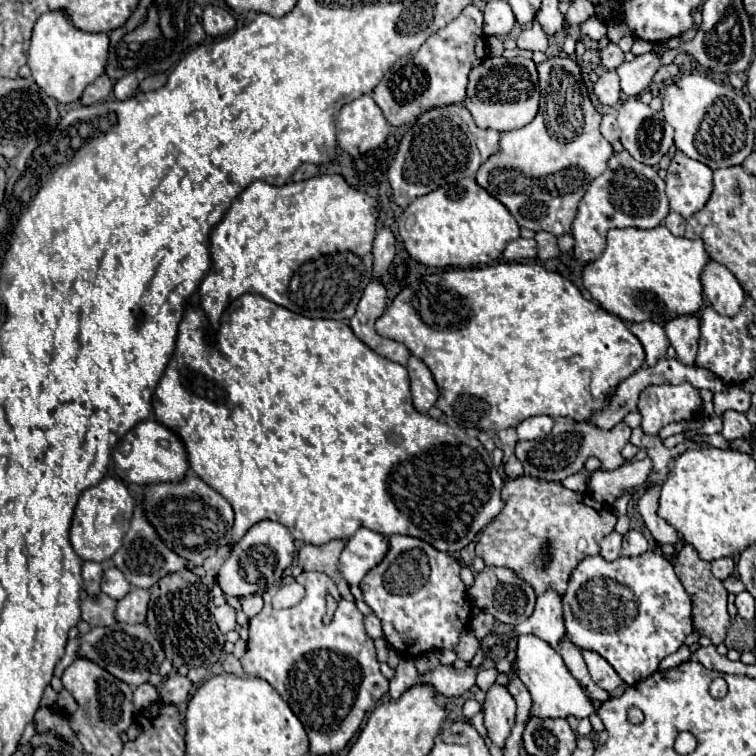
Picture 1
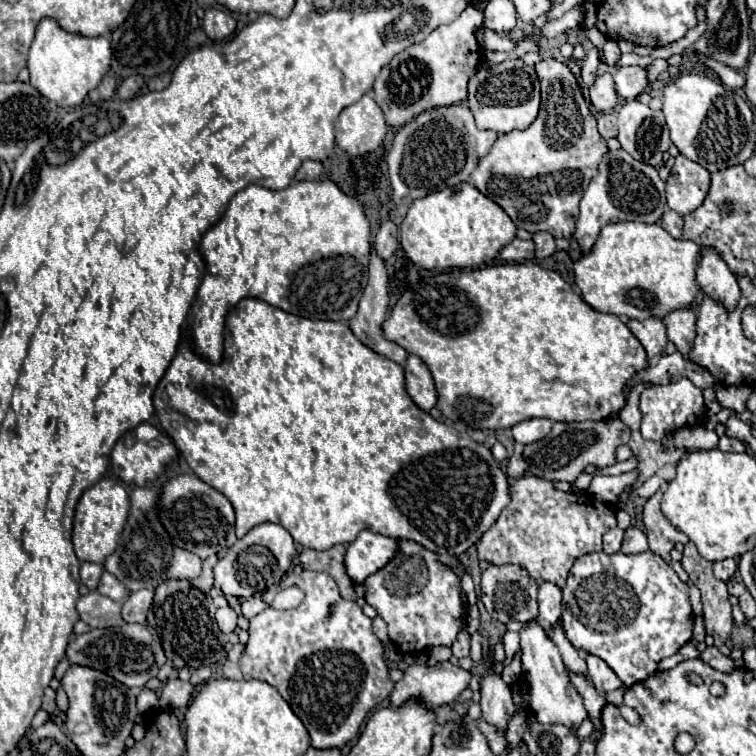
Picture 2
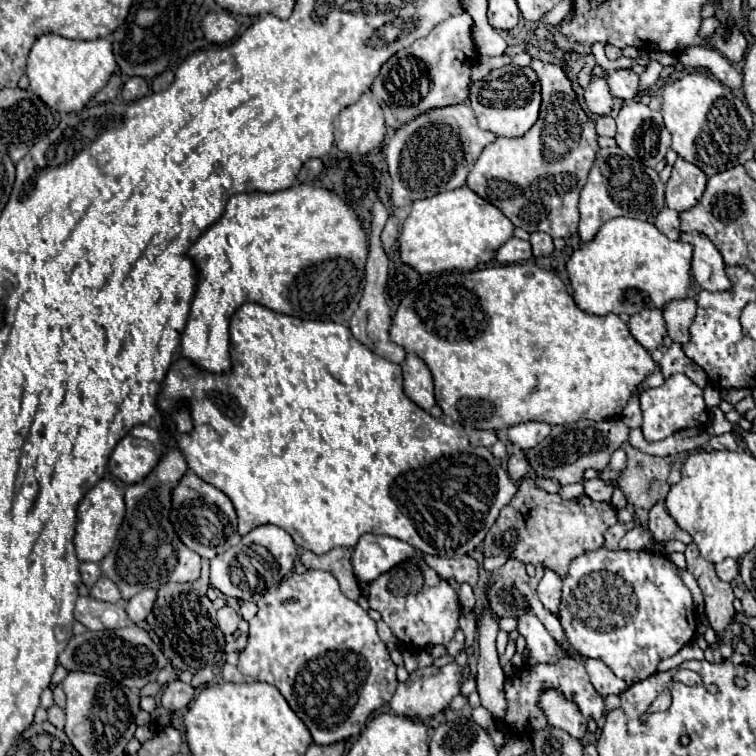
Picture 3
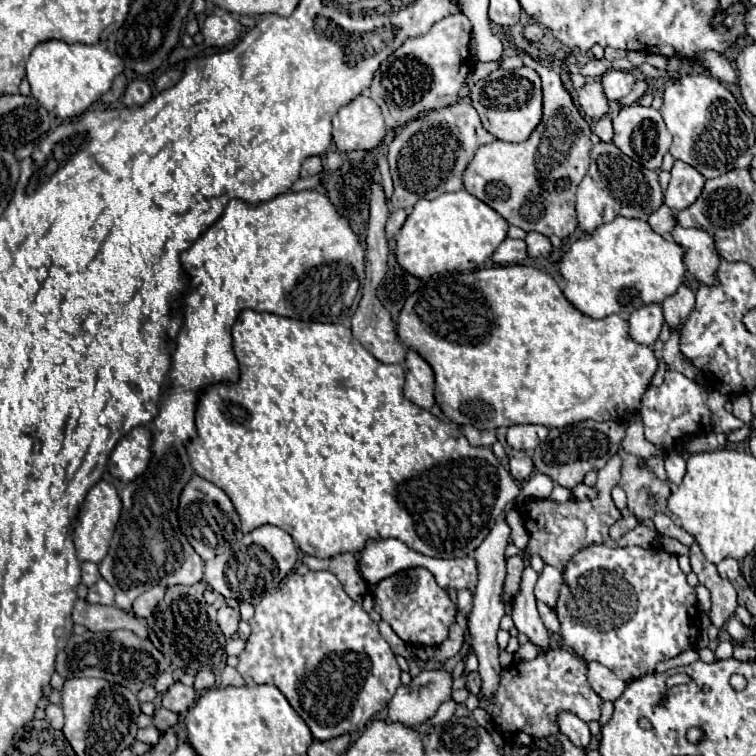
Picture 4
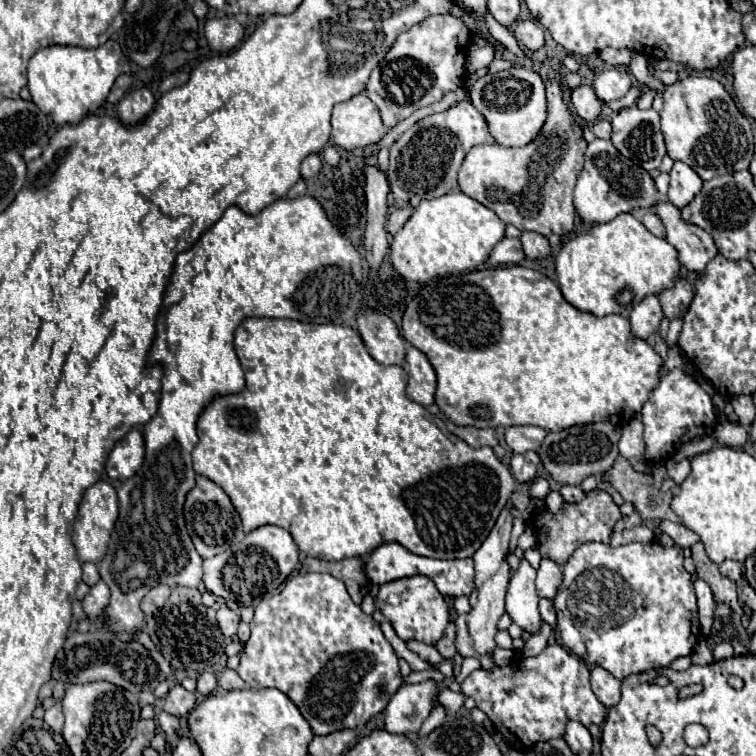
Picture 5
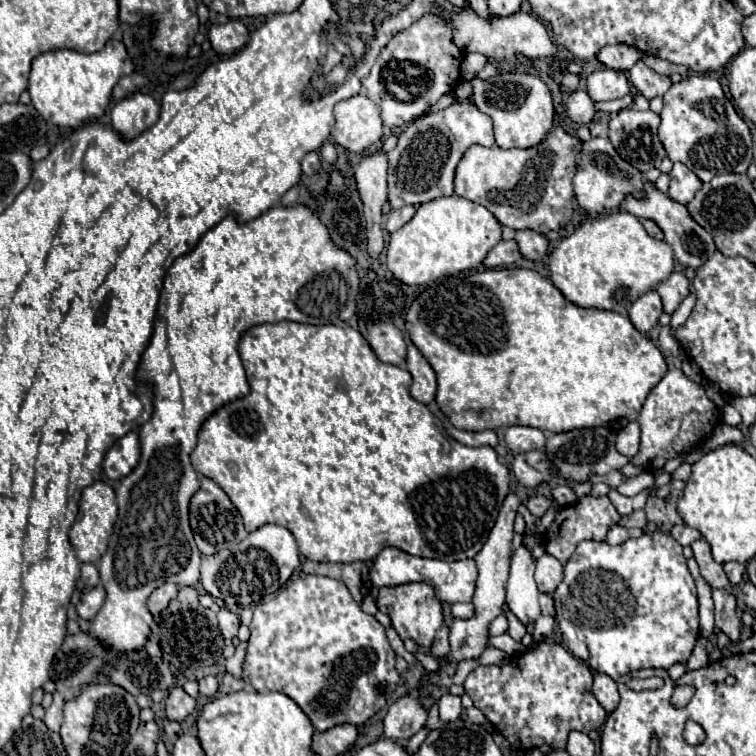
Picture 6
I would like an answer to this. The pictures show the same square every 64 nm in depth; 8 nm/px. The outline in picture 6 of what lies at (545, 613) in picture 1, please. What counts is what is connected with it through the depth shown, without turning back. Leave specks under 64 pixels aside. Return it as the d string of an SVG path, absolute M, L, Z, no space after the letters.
M542 554L536 560L536 584L538 590L552 594L556 590L556 586L562 580L562 562L558 558L554 558L552 554Z

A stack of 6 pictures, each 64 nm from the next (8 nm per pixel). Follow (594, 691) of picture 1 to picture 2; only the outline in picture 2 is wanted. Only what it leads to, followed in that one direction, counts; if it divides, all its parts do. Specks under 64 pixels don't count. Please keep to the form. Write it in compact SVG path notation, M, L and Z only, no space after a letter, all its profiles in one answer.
M560 624L552 626L552 640L556 642L556 646L558 646L558 650L560 650L562 658L564 658L564 664L568 666L568 670L570 672L584 672L586 674L586 662L584 662L584 658L580 658L578 650L566 640L564 630L562 630Z

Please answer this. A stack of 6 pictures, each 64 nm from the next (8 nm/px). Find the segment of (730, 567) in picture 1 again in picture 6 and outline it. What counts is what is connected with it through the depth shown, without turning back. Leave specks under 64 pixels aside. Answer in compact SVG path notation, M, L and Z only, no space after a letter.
M728 562L728 564L724 564L724 572L726 572L730 584L732 584L732 586L738 586L738 584L744 580L746 566L740 564L740 562Z

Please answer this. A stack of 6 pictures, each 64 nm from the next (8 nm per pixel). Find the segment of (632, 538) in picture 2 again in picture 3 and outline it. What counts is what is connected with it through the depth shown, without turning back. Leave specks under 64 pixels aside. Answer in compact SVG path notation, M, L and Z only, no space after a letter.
M636 526L632 528L622 540L620 540L620 550L652 550L654 548L654 538L648 528Z

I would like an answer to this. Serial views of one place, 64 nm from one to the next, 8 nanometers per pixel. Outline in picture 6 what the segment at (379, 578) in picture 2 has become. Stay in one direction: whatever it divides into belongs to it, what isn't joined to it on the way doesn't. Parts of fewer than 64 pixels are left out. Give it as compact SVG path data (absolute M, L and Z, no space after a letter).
M412 582L412 584L402 584L402 586L392 586L392 588L382 588L378 596L378 610L388 614L392 618L392 628L400 634L400 638L412 638L416 644L428 648L434 640L436 630L442 626L442 604L436 600L436 594L432 592L432 586Z

